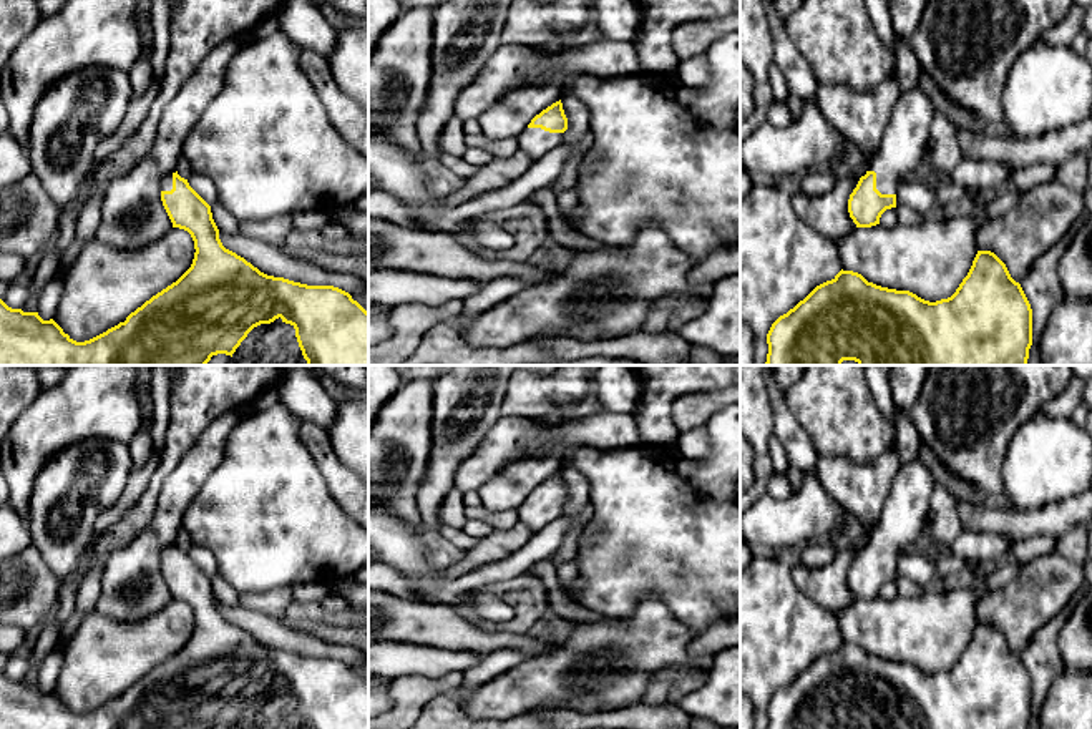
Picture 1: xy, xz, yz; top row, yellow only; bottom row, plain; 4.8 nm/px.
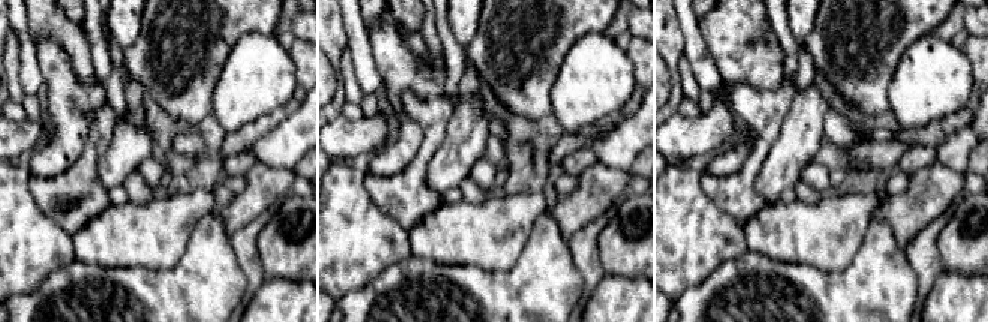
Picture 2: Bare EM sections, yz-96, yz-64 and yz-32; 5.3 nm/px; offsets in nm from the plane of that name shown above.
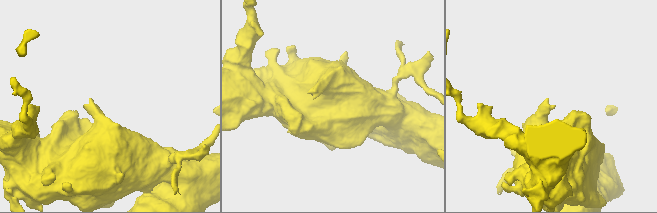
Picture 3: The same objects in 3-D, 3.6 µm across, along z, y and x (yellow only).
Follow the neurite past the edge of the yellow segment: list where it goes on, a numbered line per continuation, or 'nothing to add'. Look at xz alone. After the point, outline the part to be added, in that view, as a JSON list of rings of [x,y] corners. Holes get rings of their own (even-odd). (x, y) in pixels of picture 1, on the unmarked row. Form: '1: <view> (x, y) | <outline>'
1: xz (535, 513) | [[[526,500],[519,508],[519,520],[534,533],[563,515],[563,505],[549,505],[541,500]]]

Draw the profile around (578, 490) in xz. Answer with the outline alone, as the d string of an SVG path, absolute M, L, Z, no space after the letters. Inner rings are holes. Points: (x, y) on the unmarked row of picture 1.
M563 467L561 475L568 490L568 501L563 505L563 515L571 520L571 526L553 558L556 566L578 555L578 541L583 533L583 526L579 526L574 518L589 505L589 485L584 475L573 467Z

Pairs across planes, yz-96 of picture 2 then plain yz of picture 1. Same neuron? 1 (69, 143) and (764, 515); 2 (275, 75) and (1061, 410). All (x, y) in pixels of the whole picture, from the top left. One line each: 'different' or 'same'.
1: different
2: different

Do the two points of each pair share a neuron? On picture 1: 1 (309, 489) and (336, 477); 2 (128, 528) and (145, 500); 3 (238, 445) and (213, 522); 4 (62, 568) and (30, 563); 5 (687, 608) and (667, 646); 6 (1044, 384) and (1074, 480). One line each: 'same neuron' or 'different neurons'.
1: different neurons
2: same neuron
3: same neuron
4: different neurons
5: different neurons
6: different neurons

